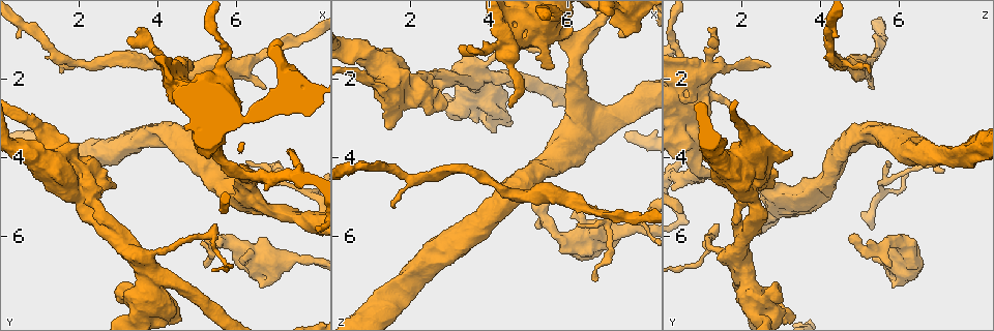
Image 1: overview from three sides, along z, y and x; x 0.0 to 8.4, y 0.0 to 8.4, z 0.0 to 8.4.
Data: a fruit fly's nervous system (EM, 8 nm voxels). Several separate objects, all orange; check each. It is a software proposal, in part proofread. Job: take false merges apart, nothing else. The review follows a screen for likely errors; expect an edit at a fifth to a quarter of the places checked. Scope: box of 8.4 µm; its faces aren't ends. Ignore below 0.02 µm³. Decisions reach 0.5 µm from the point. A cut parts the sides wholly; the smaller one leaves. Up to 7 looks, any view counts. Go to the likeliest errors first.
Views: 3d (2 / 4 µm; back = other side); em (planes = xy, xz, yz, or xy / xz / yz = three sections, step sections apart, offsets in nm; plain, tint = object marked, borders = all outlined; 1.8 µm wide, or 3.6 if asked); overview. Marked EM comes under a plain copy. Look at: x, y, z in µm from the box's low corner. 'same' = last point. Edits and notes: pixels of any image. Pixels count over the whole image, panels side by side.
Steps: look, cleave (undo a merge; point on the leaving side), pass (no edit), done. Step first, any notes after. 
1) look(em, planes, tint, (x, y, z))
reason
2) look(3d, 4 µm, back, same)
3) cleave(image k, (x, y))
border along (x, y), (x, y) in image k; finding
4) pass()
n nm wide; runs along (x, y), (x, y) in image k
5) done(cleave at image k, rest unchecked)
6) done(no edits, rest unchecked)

look(3d, 2 µm, (4.40, 1.85, 1.05))
touches itself

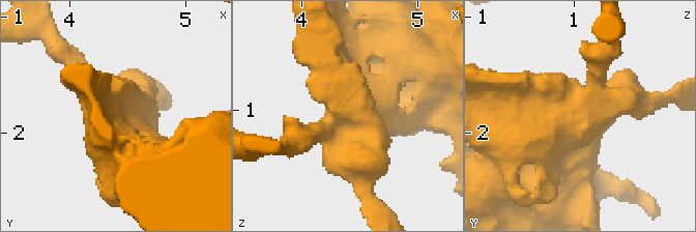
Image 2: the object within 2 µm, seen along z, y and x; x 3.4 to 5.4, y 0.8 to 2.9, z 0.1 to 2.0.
look(em, planes, tint, (4.44, 1.86, 1.08))
3 arms; arms of 170, 180, 600 nm; shape alone is not enough

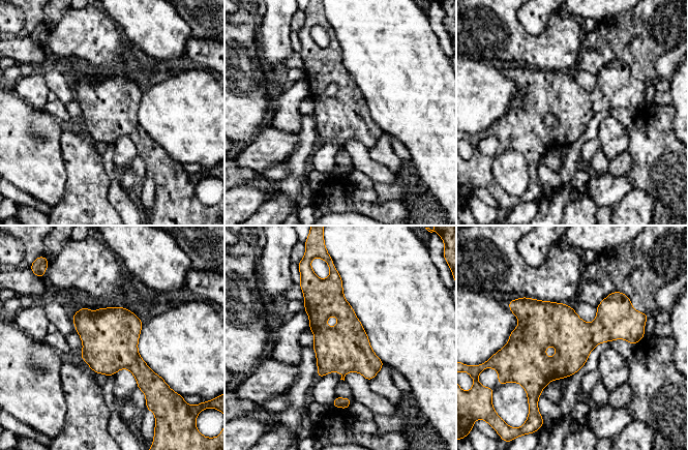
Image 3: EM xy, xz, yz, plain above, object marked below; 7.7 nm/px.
pass()
runs along (634, 336), (535, 333), (510, 347) in image 3; continuous, no second neuron

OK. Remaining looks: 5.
look(3d, 4 µm, (3.60, 6.70, 1.95))

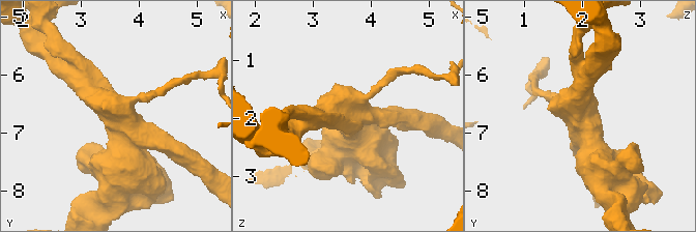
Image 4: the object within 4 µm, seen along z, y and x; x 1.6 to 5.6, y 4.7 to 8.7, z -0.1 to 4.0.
look(em, xy, step 16, tint, (3.65, 6.65, 1.95))
4 arms; now the EM

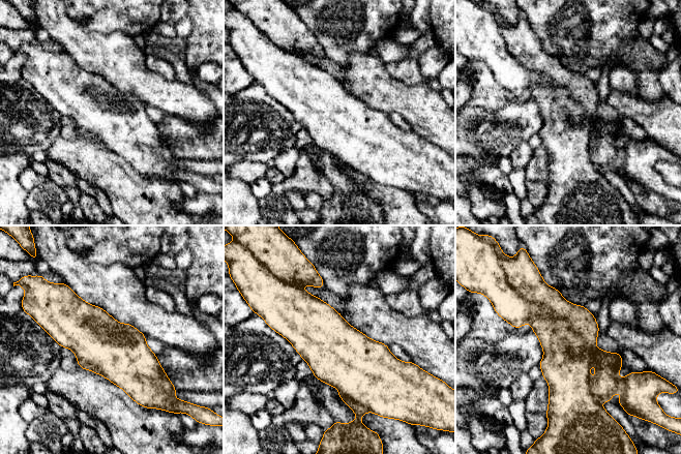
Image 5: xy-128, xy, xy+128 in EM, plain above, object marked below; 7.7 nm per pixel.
look(em, planes, tint, same)

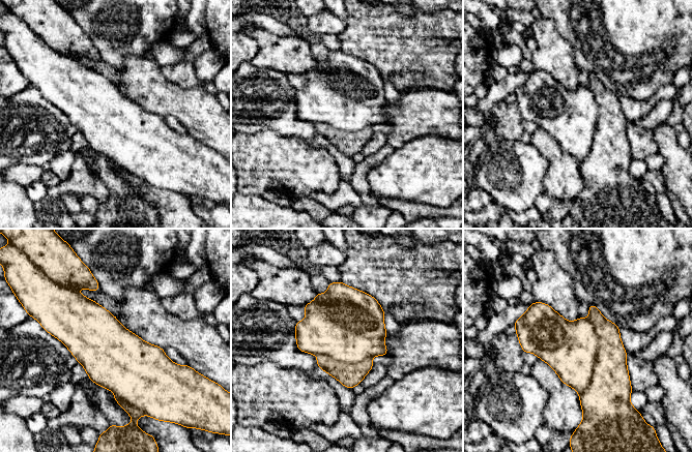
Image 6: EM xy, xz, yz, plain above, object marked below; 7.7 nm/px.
cleave(image 6, (570, 348))
480 nm wide; border along (589, 318), (597, 359), (579, 394) in image 6; two neurons meet here

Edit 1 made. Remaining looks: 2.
look(overview)

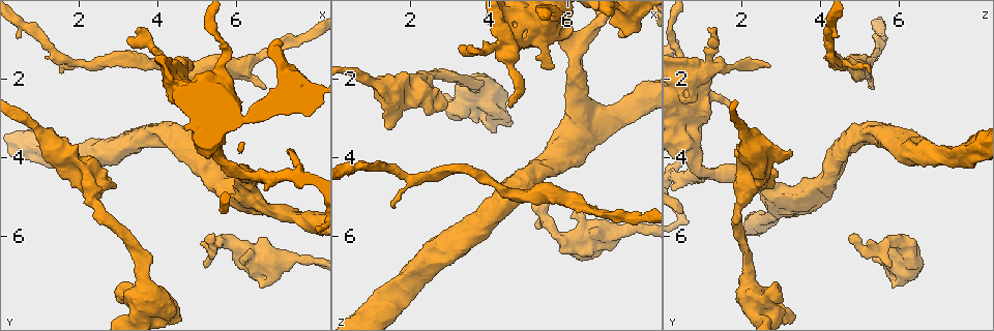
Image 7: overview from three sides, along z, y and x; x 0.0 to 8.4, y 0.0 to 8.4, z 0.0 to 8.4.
look(em, planes, tint, (6.10, 1.65, 5.05))
thick turns thin

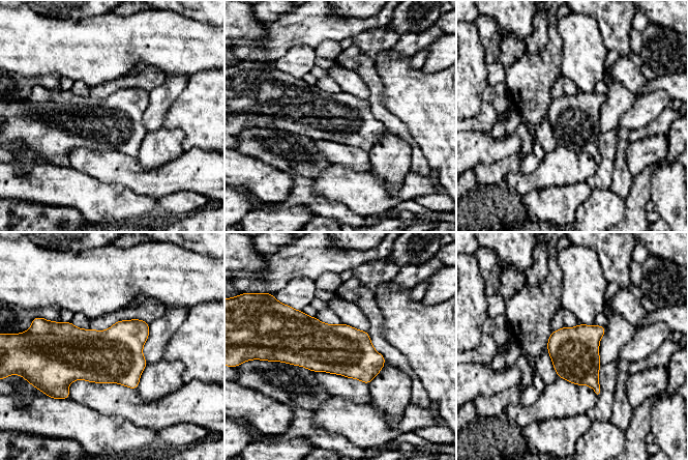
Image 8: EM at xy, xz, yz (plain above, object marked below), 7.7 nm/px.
pass()
continuous, no second neuron

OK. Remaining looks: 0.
done(cleave at image 6, rest unchecked)

